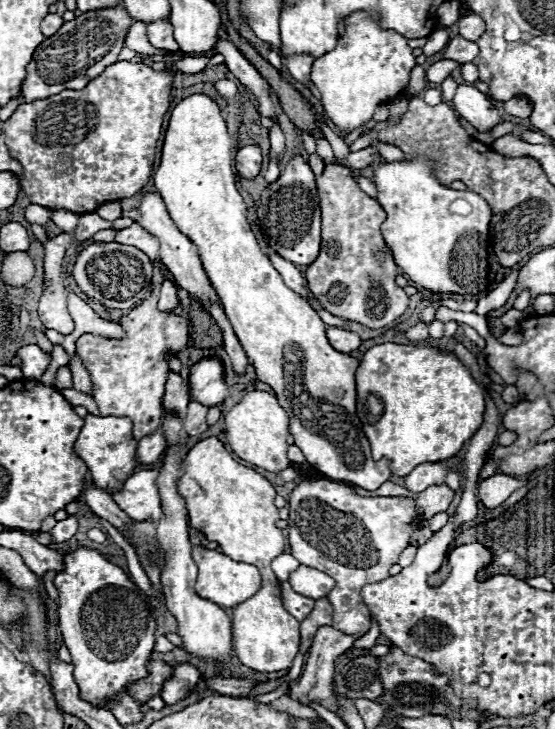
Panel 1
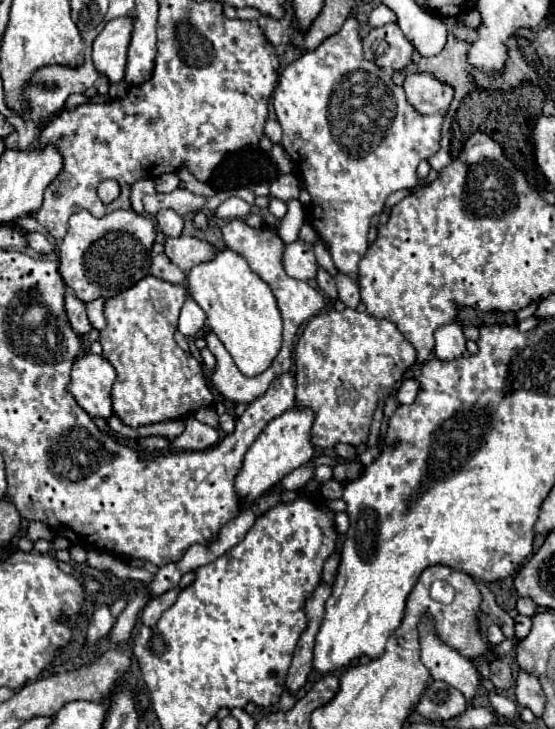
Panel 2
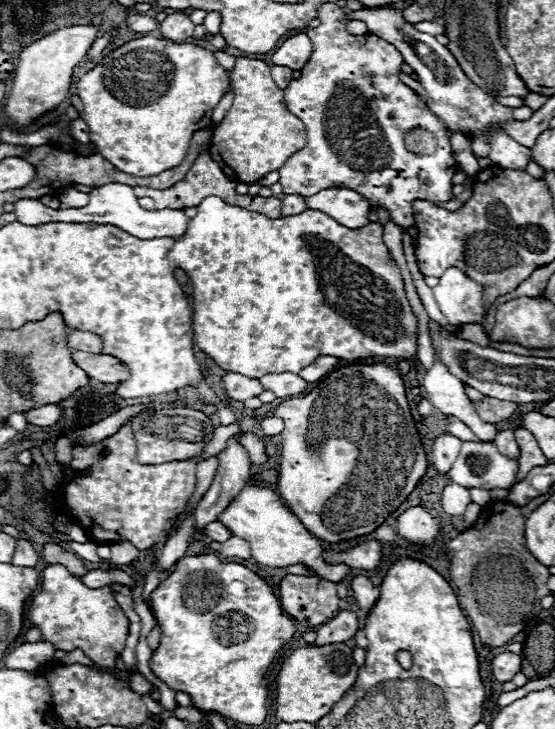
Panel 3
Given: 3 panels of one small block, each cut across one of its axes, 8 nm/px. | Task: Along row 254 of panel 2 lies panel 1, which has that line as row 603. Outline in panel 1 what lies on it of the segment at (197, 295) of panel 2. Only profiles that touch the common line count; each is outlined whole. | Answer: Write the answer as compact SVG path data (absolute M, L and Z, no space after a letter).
M194 546L192 550L194 562L198 564L198 580L196 580L196 594L204 600L210 600L214 604L218 604L220 608L228 610L238 606L240 602L248 600L250 596L254 596L258 592L258 588L262 586L260 580L260 572L258 568L254 568L252 564L244 564L244 562L234 562L224 554L218 554L214 550L208 550L204 546Z

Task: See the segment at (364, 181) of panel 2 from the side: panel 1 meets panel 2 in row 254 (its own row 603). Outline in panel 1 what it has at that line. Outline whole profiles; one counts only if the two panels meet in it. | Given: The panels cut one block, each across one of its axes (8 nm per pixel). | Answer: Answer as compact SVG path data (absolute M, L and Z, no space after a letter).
M304 478L290 494L290 526L288 540L292 556L310 568L330 574L336 586L328 592L328 600L334 608L332 626L348 636L362 636L368 632L372 620L368 608L362 602L360 590L366 584L374 584L390 576L390 566L398 562L400 552L410 544L410 536L418 526L418 516L414 512L414 502L404 496L358 496L354 490L342 482L332 482L324 478Z

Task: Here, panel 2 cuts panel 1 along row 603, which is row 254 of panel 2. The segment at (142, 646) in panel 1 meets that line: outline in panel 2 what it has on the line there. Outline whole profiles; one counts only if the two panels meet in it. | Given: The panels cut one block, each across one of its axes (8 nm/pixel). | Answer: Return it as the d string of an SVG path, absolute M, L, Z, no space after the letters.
M80 210L70 216L68 232L60 244L60 276L64 284L74 290L76 298L86 304L100 296L112 298L148 276L154 238L156 230L152 220L136 214L134 210L114 210L102 218L92 216L88 210Z

